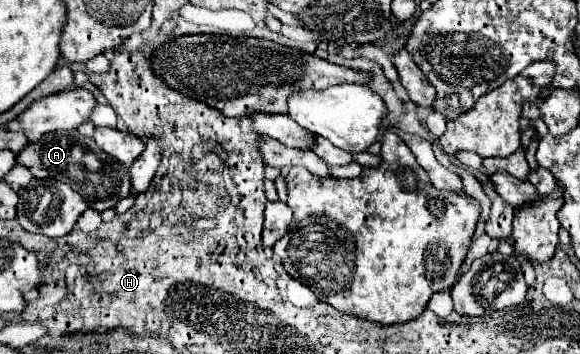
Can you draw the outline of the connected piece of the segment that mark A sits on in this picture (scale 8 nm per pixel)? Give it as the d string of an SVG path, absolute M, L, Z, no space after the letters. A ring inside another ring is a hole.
M59 130L41 136L39 142L27 144L25 150L17 154L17 162L27 166L35 178L55 178L73 186L73 190L77 190L97 212L113 208L121 198L131 194L127 168L109 158L109 154L101 152L93 138L81 136L77 130Z

